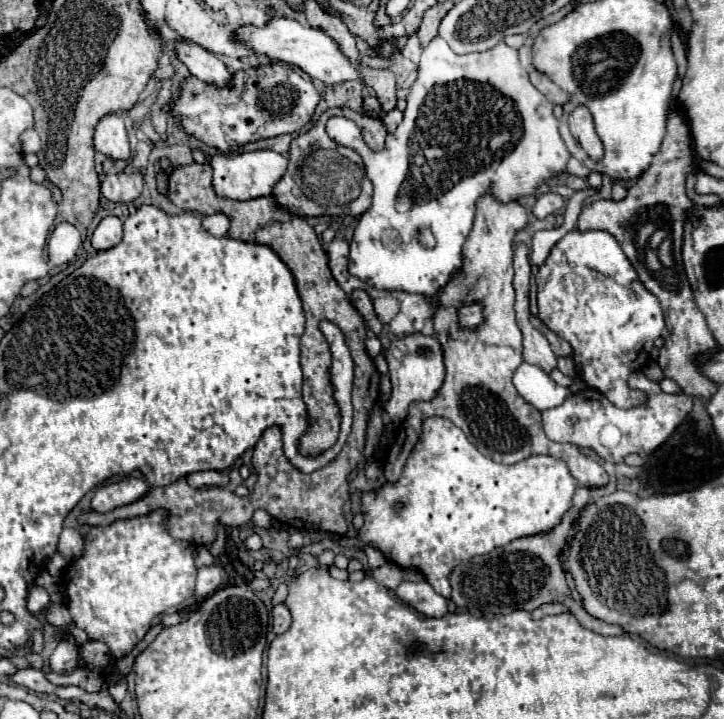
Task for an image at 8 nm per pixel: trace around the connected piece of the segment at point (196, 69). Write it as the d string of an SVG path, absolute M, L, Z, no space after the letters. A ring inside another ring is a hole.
M177 38L175 40L175 54L189 68L189 72L193 76L197 76L199 80L213 82L217 86L229 86L231 72L217 56L207 52L203 46L199 46L191 40Z

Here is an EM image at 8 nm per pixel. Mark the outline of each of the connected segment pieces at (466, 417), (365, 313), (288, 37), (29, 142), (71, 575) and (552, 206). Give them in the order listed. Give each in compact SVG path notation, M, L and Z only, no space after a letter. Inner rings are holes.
M485 192L477 200L477 216L473 230L465 242L465 264L463 270L455 274L455 278L447 284L447 288L439 296L439 308L433 316L435 330L439 334L439 342L445 354L447 376L441 392L431 402L415 402L409 408L409 416L399 428L397 440L389 452L389 460L385 464L385 478L389 482L397 482L411 450L419 442L421 424L429 416L449 418L457 428L461 428L471 444L479 448L479 452L499 464L513 464L513 460L525 460L533 454L547 454L553 458L561 458L571 476L589 490L601 488L609 482L603 466L579 452L573 444L557 444L551 442L541 426L541 412L529 406L519 392L515 390L511 378L519 364L523 362L521 352L521 330L515 322L515 290L513 290L513 238L519 230L523 230L529 222L527 210L517 202L499 202L491 192ZM479 300L485 308L485 322L481 328L463 330L457 320L457 308L463 302Z
M353 290L351 296L349 296L349 300L351 300L351 304L355 306L355 310L363 316L363 320L367 322L367 326L369 326L375 334L379 334L381 328L383 328L383 324L379 322L379 318L377 318L375 312L373 312L371 298L369 298L363 290Z
M273 16L265 22L263 28L253 26L253 24L239 26L235 30L235 36L243 46L253 50L255 54L265 54L271 60L299 66L311 78L317 78L317 80L325 82L327 86L343 82L343 80L357 80L359 78L357 68L353 68L353 64L349 64L347 56L337 48L337 44L329 36L325 36L325 32L321 32L319 28L303 26L297 20L291 20L285 16Z
M25 130L21 134L21 144L23 144L25 154L37 154L41 150L41 140L35 130Z
M153 512L149 516L139 516L139 518L131 518L131 520L117 520L113 522L111 526L95 526L91 528L87 534L85 534L85 552L81 558L77 558L75 562L69 564L69 568L65 570L63 574L63 580L65 580L65 588L67 588L67 596L69 596L69 612L71 612L71 618L75 620L77 628L83 628L91 640L101 640L105 642L109 648L111 648L111 654L113 656L125 656L143 636L145 632L149 630L151 622L155 616L159 616L163 610L171 608L171 606L177 606L181 604L183 600L187 600L189 596L193 596L193 588L195 588L195 576L197 576L197 568L195 568L195 562L193 562L193 554L195 554L195 548L189 544L189 542L183 542L183 540L175 540L173 536L169 536L169 532L165 532L163 528L163 514L159 512Z
M547 192L547 194L541 194L535 202L535 208L533 208L533 214L537 218L545 218L547 214L557 214L561 208L565 206L565 198L561 198L559 194L555 192Z

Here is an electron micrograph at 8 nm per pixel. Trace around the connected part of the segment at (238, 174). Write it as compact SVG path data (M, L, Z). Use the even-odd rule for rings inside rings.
M255 150L247 154L213 156L211 168L213 168L213 190L217 192L217 196L245 202L261 196L271 196L273 186L287 170L287 158L273 150Z

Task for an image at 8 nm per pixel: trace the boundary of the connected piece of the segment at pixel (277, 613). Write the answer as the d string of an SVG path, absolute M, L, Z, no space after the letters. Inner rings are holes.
M277 604L273 606L271 614L273 614L273 632L283 634L291 624L291 612L285 608L285 604Z

